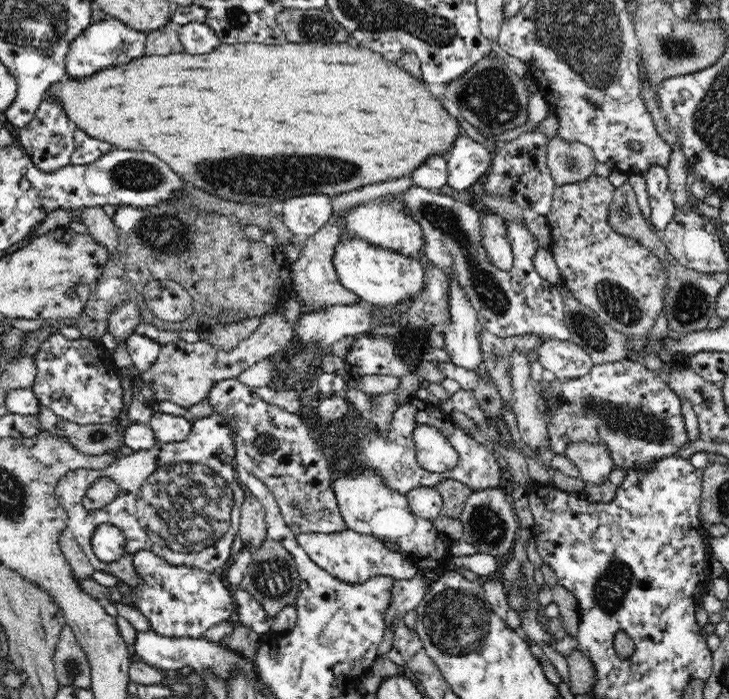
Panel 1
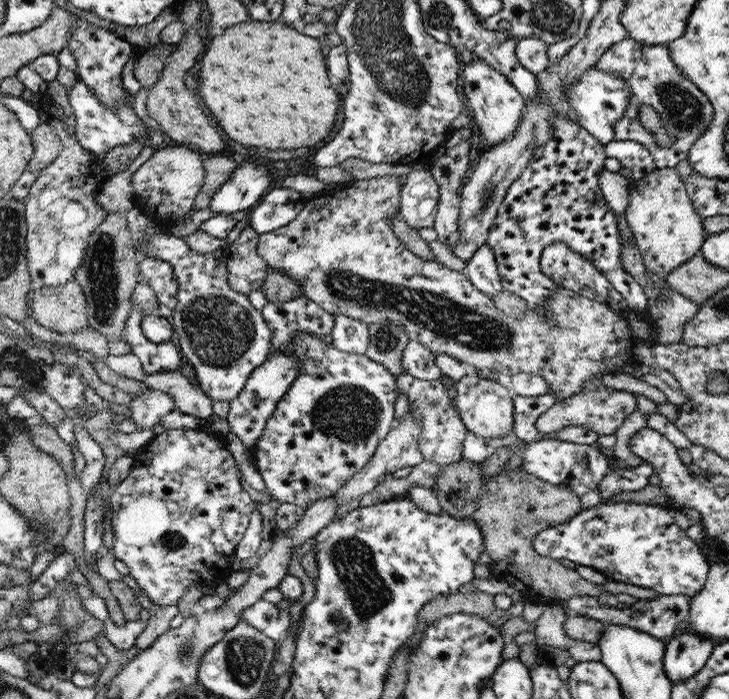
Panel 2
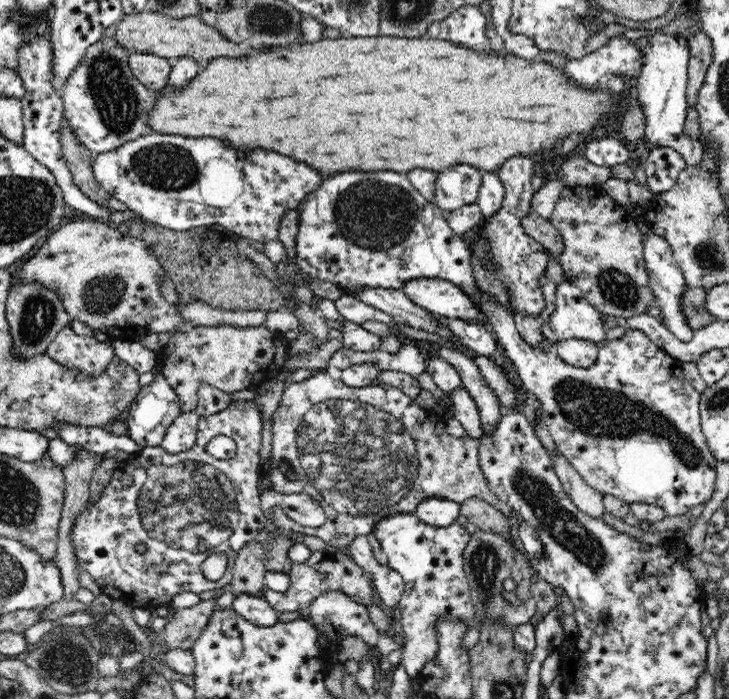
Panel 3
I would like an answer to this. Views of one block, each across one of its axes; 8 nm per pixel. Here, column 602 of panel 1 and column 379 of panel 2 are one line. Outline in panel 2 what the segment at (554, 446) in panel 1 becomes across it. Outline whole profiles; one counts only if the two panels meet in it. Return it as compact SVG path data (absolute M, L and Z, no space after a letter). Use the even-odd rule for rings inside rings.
M304 331L290 343L283 354L298 355L300 374L283 396L267 422L259 442L252 446L255 468L262 475L267 492L281 503L308 508L317 500L333 496L348 480L368 464L378 444L395 423L397 385L395 377L385 366L366 355L355 355L338 350L333 344L324 345L322 336Z

